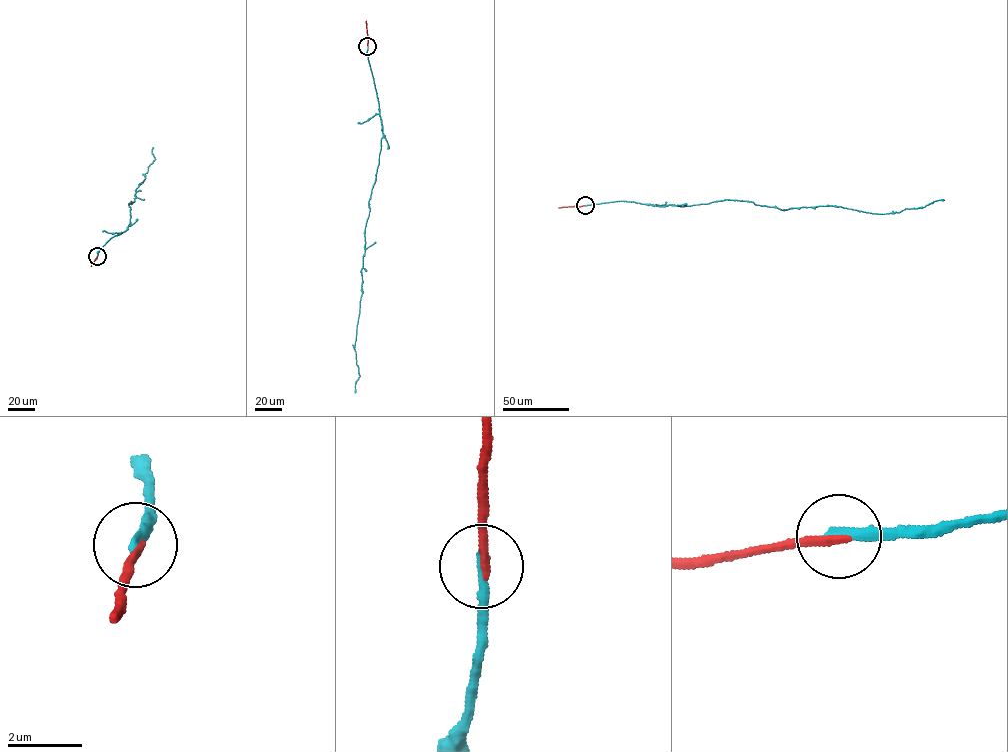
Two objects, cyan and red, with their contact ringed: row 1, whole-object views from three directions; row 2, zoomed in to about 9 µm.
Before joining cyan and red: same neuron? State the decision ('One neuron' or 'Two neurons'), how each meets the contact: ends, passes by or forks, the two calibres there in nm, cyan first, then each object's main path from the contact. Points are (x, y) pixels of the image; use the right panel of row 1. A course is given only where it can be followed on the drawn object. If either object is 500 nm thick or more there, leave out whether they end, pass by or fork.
Two neurons. At the ring cyan ends. At the ring red ends. Thickness 300 nm (cyan) against 240 nm. Course of cyan: (585, 205), (621, 201), (684, 206), (728, 199), (781, 209), (833, 205), (884, 214), (924, 207), (944, 200). Course of red: (585, 205), (558, 208)

